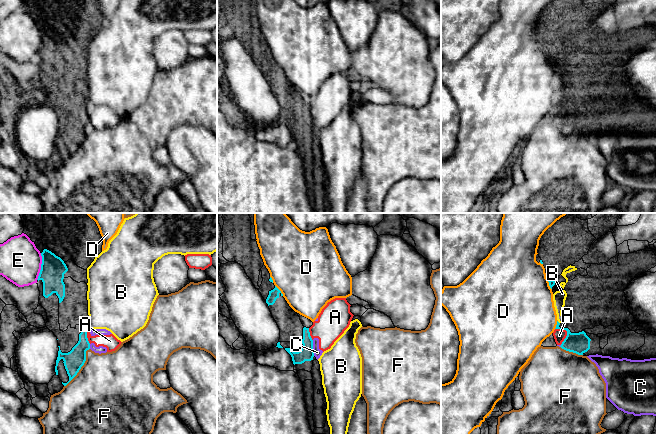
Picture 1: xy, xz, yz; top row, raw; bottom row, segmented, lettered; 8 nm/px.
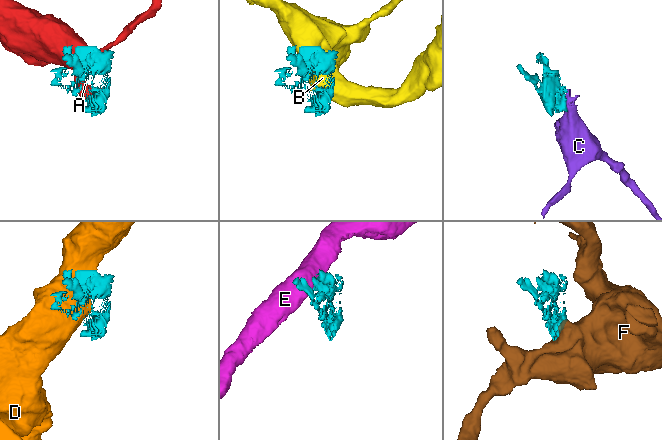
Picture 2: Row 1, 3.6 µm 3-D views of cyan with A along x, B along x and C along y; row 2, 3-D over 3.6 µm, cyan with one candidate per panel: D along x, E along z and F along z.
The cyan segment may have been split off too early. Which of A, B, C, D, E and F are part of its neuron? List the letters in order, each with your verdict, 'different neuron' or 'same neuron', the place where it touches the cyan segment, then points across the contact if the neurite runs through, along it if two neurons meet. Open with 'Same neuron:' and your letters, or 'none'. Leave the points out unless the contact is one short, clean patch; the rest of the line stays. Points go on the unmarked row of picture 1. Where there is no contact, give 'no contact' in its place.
Same neuron: none
A: different neuron | yz (566, 113) | along yz (565, 105), (566, 112), (560, 120)
B: different neuron | yz (558, 98)
C: different neuron | xz (312, 124) | along xz (312, 116), (314, 131)
D: different neuron | yz (548, 57)
E: different neuron | xy (41, 42)
F: different neuron | xy (81, 142)

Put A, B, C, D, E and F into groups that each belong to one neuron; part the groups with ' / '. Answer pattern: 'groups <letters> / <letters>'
groups A C / B / D / E / F

